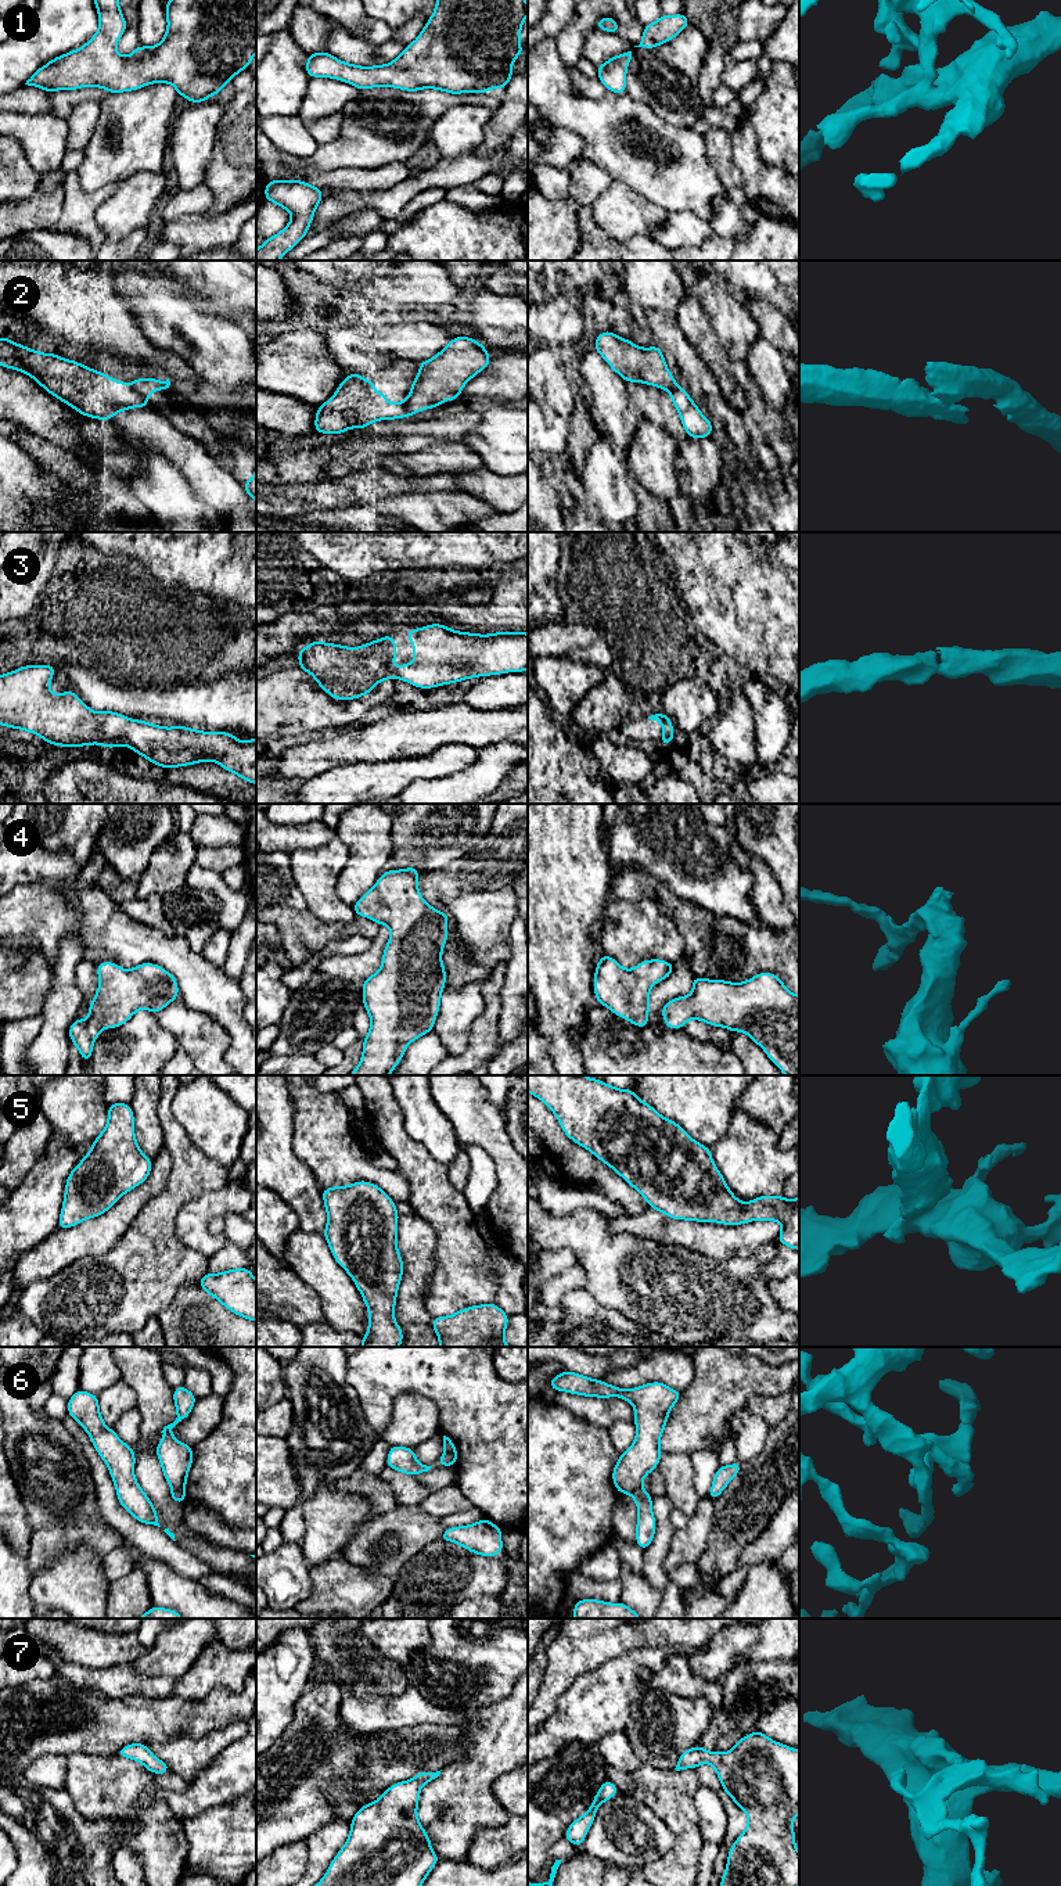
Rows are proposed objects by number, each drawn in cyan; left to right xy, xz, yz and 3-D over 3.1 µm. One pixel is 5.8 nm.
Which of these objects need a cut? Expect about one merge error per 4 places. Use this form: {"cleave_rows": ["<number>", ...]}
{"cleave_rows": ["2", "6"]}

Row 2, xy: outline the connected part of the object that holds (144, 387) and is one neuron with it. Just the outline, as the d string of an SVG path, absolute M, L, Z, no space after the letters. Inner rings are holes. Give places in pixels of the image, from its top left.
M136 378L132 385L141 396L147 399L154 391L169 388L170 381L169 378L166 381L157 378Z

